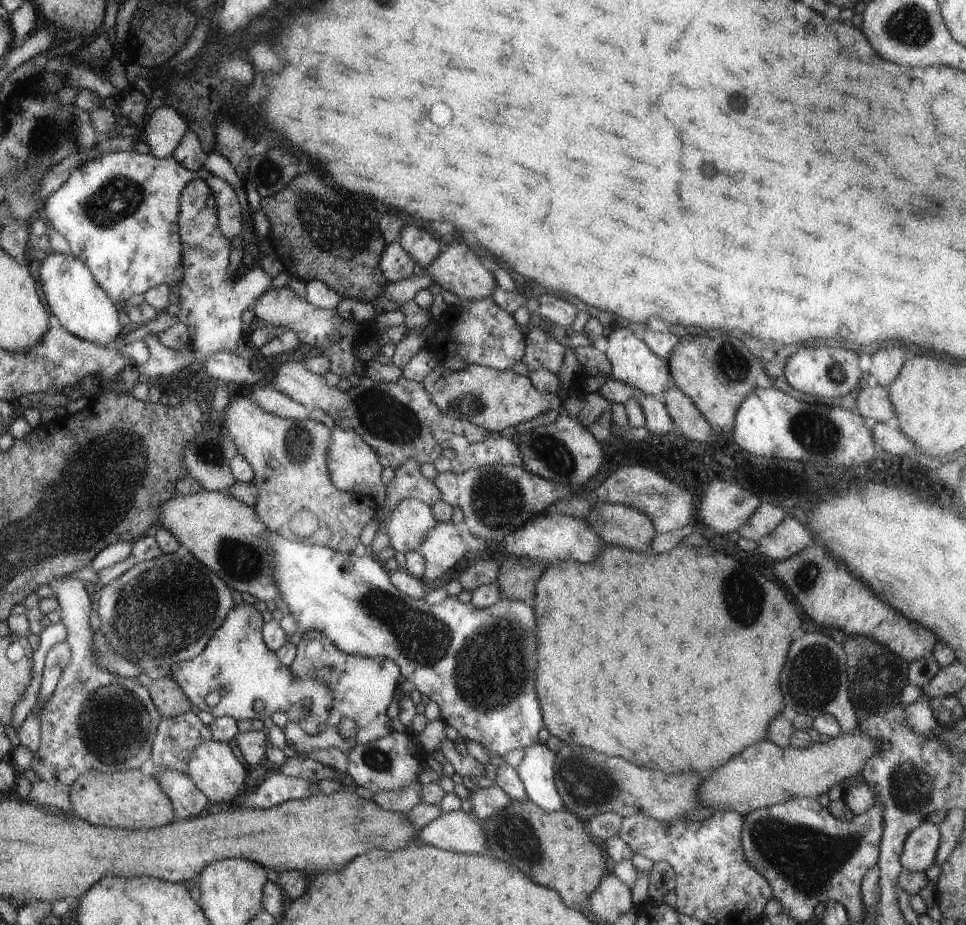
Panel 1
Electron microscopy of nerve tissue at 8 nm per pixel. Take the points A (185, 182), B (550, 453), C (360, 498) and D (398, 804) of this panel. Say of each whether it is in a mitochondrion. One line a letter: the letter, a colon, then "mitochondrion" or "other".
A: other
B: mitochondrion
C: other
D: other

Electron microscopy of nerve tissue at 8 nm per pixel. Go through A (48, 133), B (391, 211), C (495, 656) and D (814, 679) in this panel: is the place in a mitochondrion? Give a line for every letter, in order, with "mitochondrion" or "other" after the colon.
A: mitochondrion
B: other
C: mitochondrion
D: mitochondrion

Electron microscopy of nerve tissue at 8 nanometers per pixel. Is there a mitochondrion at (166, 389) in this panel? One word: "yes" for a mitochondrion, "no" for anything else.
no

